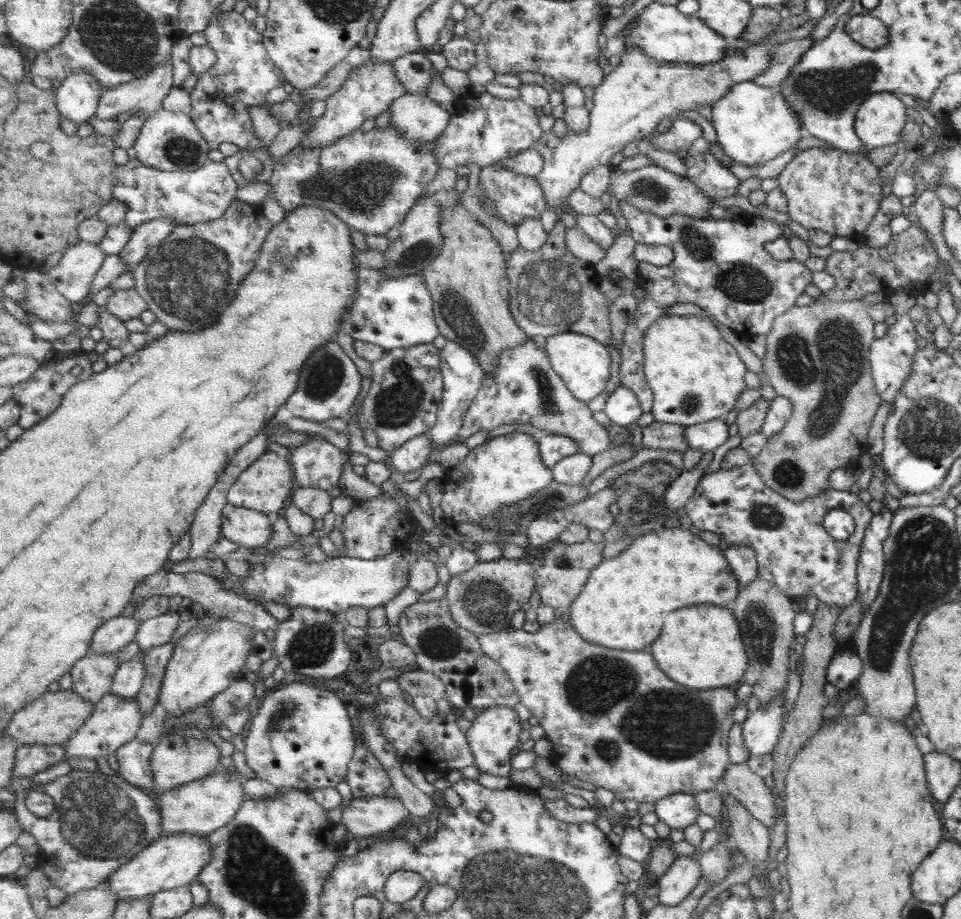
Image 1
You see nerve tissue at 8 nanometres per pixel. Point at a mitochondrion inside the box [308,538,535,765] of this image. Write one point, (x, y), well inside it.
(486, 599)

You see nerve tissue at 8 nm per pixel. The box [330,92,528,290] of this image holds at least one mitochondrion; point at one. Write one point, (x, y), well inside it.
(422, 251)

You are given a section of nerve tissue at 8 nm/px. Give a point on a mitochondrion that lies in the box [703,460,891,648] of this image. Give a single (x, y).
(764, 516)

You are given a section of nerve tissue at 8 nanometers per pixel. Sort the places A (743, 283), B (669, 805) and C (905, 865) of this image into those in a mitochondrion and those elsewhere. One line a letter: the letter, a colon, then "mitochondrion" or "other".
A: mitochondrion
B: other
C: other

